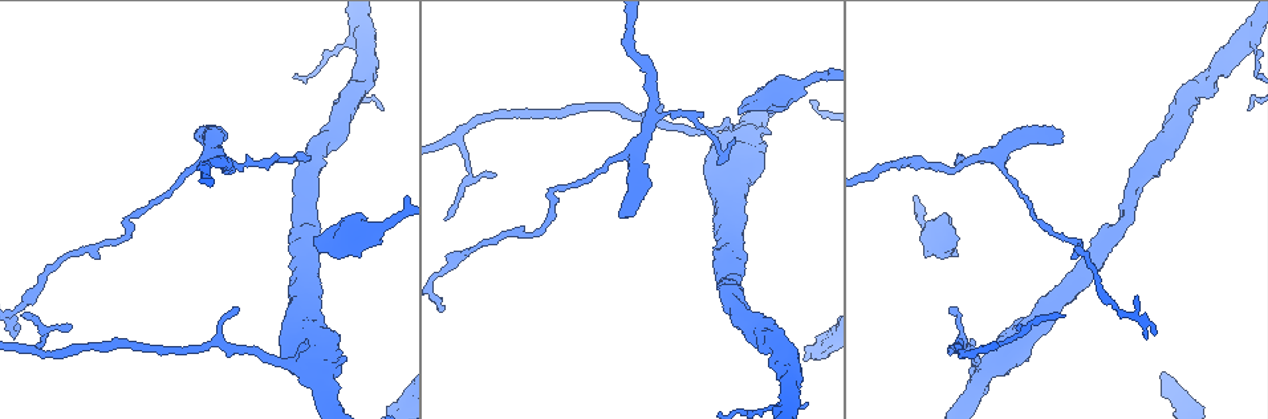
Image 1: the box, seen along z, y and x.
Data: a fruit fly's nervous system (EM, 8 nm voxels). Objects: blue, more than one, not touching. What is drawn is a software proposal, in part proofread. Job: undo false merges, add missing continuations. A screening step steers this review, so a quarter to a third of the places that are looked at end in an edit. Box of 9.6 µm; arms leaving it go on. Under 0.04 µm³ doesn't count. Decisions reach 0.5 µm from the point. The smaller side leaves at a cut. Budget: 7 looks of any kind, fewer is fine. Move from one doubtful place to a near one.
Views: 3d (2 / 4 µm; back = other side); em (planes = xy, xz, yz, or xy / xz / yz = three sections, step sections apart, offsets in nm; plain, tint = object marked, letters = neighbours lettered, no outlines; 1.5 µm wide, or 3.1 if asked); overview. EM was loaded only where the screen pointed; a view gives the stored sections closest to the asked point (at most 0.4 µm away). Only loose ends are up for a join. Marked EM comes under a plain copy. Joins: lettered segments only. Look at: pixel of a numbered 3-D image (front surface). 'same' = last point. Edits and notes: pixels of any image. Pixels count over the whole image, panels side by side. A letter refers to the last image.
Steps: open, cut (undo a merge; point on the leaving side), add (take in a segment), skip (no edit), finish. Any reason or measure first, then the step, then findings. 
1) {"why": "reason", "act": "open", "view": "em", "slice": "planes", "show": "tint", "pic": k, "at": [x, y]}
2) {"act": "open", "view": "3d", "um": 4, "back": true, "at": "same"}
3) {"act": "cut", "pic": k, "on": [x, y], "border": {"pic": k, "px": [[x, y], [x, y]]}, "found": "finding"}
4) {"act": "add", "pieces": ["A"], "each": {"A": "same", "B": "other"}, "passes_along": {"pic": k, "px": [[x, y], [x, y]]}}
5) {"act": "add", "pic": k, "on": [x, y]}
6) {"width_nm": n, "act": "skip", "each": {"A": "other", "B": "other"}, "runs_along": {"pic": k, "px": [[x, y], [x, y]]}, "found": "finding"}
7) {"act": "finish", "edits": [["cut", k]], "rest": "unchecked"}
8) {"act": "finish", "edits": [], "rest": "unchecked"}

{"why": "an open end", "act": "open", "view": "em", "slice": "planes", "show": "letters", "pic": 1, "at": [307, 340]}

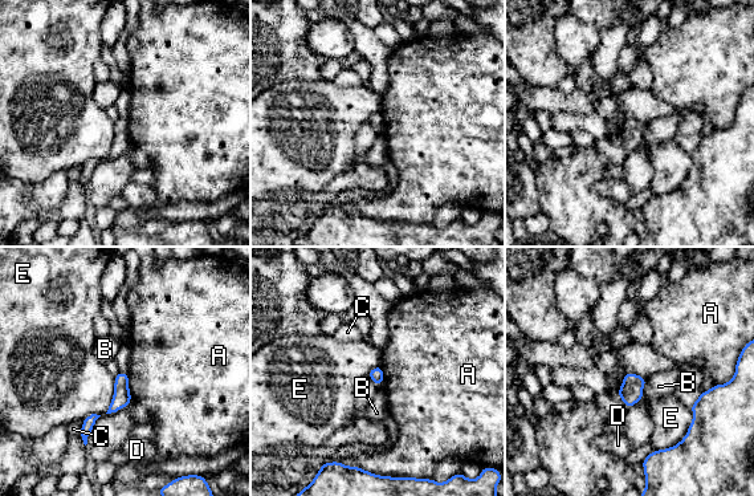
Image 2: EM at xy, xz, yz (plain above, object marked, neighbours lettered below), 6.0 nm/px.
{"act": "skip", "each": {"A": "other", "B": "other", "C": "other", "D": "other", "E": "other"}, "border": {"pic": 2, "px": [[127, 374], [127, 387], [133, 399]]}, "found": "none of them fits"}

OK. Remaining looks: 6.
{"why": "free end", "act": "open", "view": "3d", "um": 4, "pic": 1, "at": [958, 240]}

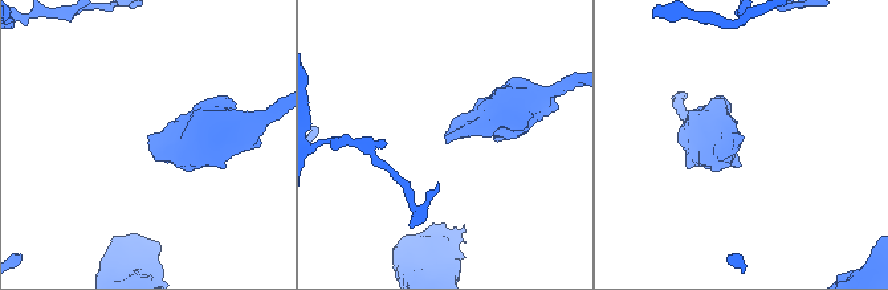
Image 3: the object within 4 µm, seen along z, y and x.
{"why": "need the tissue", "act": "open", "view": "em", "slice": "xy", "step": 8, "show": "letters", "pic": 3, "at": [736, 137]}

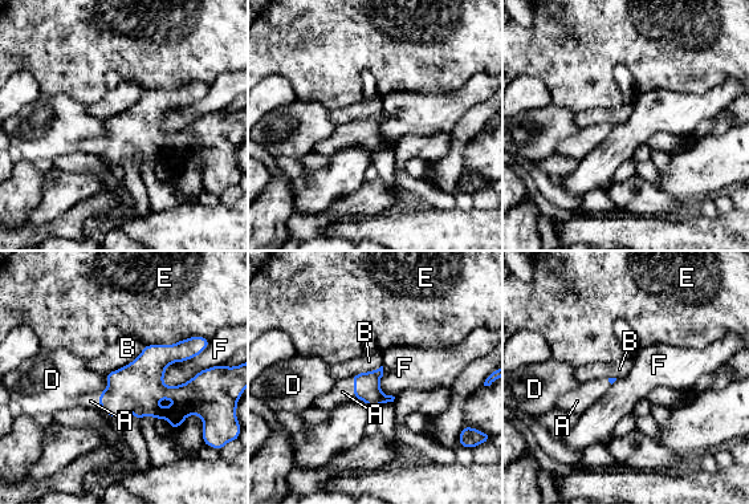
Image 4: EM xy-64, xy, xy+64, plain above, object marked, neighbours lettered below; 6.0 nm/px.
{"act": "open", "view": "em", "slice": "planes", "show": "letters", "at": "same"}

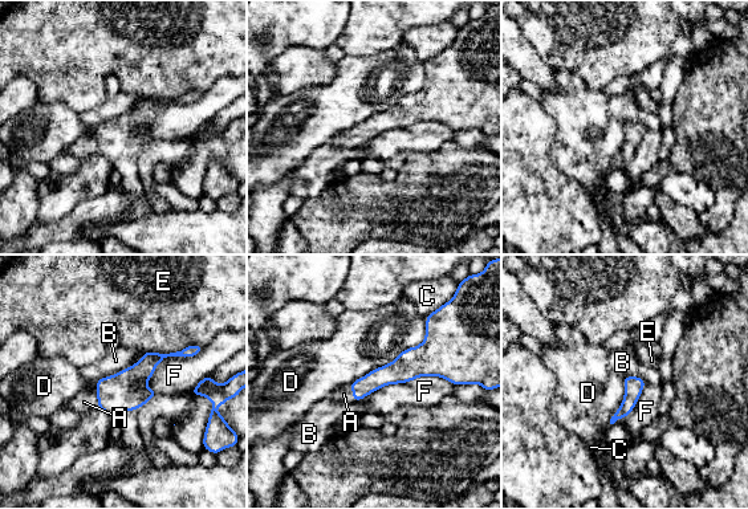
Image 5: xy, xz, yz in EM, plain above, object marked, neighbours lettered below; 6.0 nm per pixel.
{"act": "add", "pieces": ["A"], "each": {"A": "same", "B": "other", "C": "other", "D": "other", "E": "other", "F": "other"}, "passes_along": {"pic": 5, "px": [[124, 391], [96, 395], [84, 402]]}, "found": "the neuron continues"}

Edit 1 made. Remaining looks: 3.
{"act": "open", "view": "overview"}

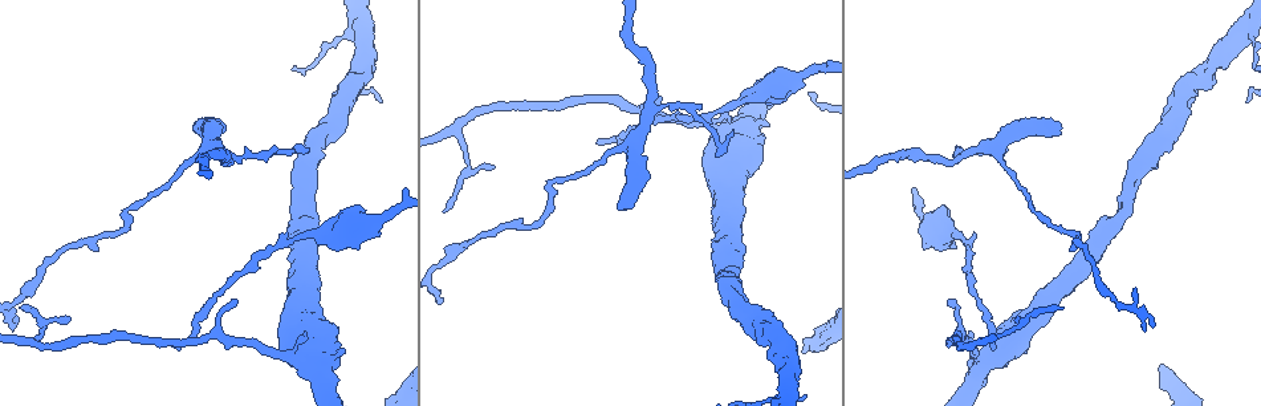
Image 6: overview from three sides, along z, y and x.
{"why": "thick end", "act": "open", "view": "em", "slice": "planes", "show": "letters", "pic": 6, "at": [198, 125]}

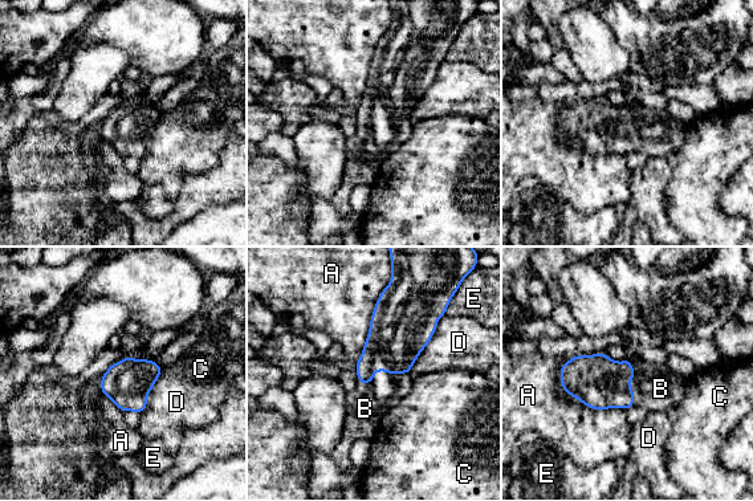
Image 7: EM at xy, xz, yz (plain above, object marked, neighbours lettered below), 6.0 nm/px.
{"longest_contact_nm": ["A", 700], "act": "add", "pieces": ["B"], "each": {"A": "other", "B": "same", "C": "other", "D": "other", "E": "other"}, "found": "it goes on there"}

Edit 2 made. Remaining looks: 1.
{"act": "finish", "edits": [["add", 5], ["add", 7]], "rest": "unchecked"}

